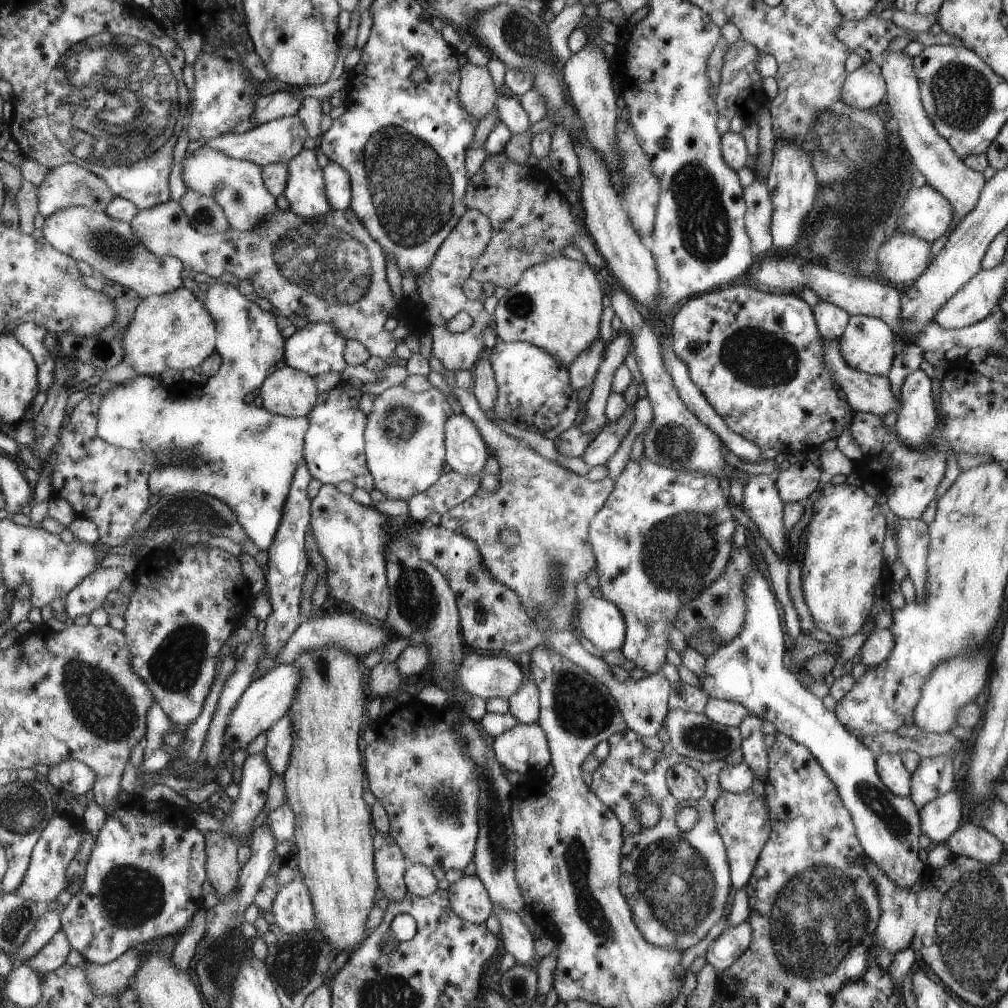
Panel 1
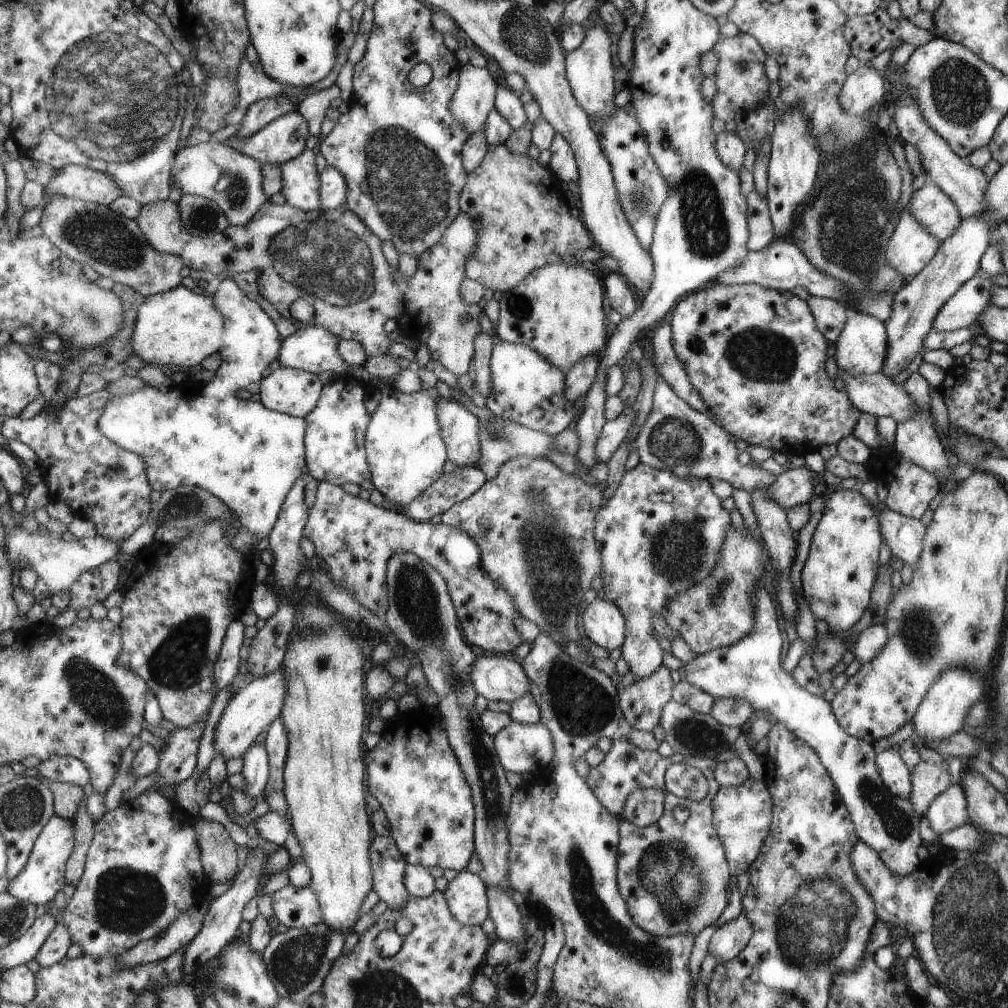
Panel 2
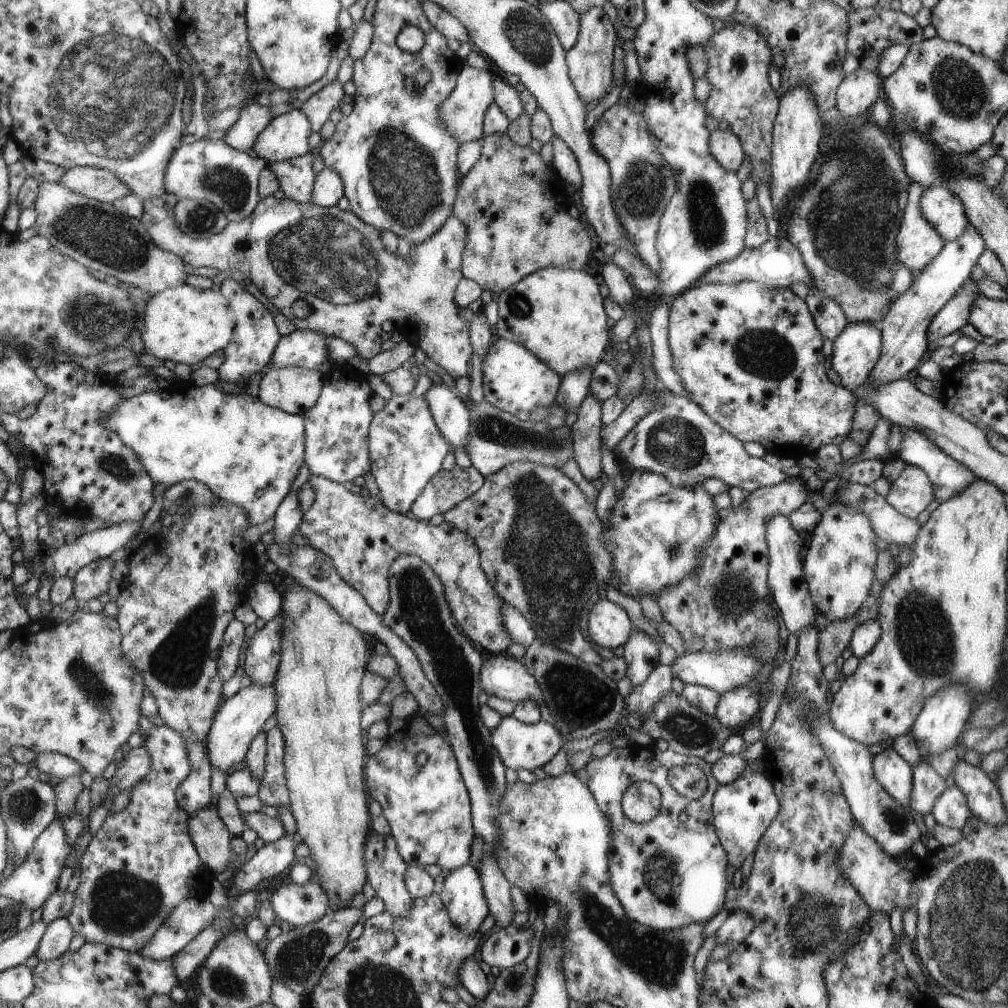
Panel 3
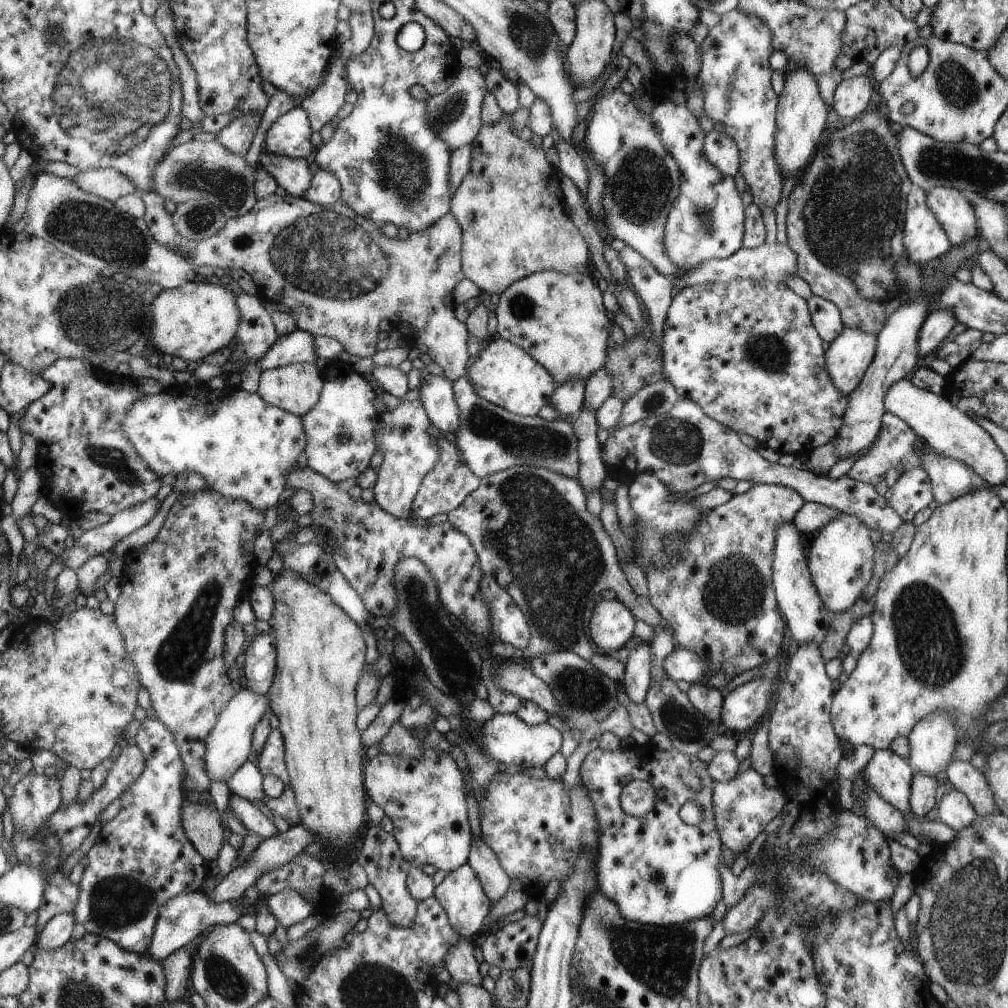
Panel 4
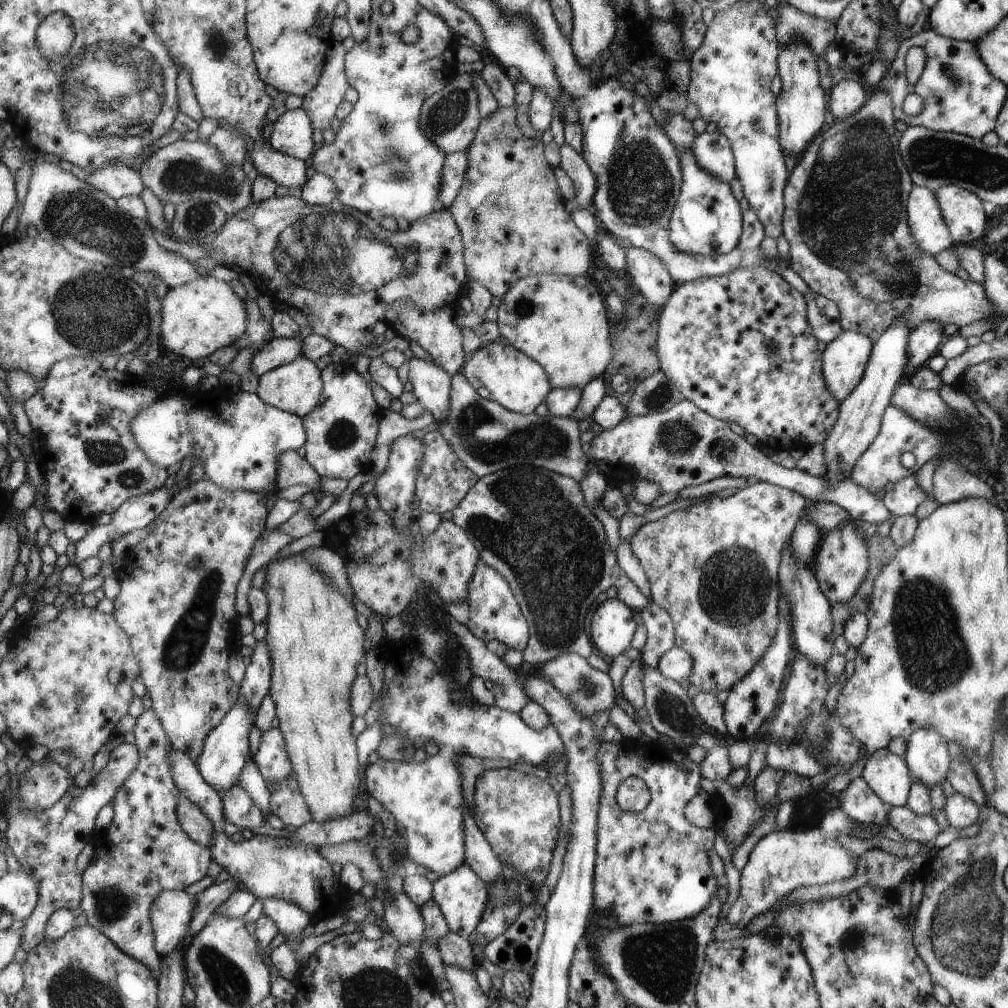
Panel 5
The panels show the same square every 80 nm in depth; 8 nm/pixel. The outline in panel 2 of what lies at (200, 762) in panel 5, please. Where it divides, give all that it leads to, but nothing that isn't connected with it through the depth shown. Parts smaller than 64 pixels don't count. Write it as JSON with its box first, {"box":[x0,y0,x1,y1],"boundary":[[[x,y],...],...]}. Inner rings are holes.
{"box":[212,666,286,762],"boundary":[[[282,666],[265,676],[248,679],[226,702],[215,724],[212,744],[215,755],[221,754],[224,762],[230,758],[241,758],[253,744],[255,736],[266,730],[275,717],[280,716],[285,698],[286,678]]]}

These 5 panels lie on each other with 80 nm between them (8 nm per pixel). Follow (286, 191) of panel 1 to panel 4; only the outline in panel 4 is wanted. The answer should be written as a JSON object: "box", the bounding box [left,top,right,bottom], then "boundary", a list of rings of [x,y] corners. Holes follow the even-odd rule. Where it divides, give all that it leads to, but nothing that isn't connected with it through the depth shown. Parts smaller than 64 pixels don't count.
{"box":[257,150,312,197],"boundary":[[[261,150],[257,164],[267,171],[275,179],[276,184],[285,189],[289,195],[302,197],[310,186],[312,175],[305,159],[275,156]]]}

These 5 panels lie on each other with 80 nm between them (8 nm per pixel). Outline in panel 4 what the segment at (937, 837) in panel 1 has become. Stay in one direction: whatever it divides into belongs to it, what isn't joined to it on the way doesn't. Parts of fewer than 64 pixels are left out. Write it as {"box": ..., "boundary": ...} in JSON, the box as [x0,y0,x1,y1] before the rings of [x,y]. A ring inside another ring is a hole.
{"box":[935,789,977,832],"boundary":[[[957,789],[949,790],[935,808],[938,816],[936,820],[950,826],[956,832],[970,825],[977,816],[970,799]]]}

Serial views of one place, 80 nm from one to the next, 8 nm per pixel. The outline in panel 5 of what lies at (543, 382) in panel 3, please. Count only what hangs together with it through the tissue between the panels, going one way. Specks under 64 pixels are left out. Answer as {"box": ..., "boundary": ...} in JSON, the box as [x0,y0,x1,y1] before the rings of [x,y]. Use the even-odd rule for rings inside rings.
{"box":[460,340,551,414],"boundary":[[[501,340],[479,346],[468,355],[460,371],[481,398],[495,401],[503,408],[519,414],[533,412],[537,404],[545,401],[546,394],[551,390],[543,367]]]}

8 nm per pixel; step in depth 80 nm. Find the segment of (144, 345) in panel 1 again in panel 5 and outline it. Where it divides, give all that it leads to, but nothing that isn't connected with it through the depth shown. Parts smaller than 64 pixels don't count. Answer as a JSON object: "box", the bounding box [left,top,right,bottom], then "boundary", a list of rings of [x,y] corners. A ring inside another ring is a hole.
{"box":[161,273,248,363],"boundary":[[[202,273],[194,281],[187,282],[183,286],[170,288],[166,297],[161,301],[161,332],[164,351],[171,351],[186,363],[205,362],[206,356],[218,348],[233,345],[242,336],[248,325],[246,306],[235,296],[229,282],[216,279]]]}

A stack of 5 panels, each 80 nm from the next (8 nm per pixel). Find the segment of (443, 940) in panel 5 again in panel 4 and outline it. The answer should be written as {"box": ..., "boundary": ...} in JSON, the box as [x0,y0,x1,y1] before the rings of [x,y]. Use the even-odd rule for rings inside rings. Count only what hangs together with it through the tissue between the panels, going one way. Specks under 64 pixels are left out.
{"box":[444,939,482,985],"boundary":[[[463,939],[445,956],[444,969],[450,974],[455,983],[468,982],[481,985],[482,976],[478,971],[478,963],[473,957],[473,943],[471,939]]]}

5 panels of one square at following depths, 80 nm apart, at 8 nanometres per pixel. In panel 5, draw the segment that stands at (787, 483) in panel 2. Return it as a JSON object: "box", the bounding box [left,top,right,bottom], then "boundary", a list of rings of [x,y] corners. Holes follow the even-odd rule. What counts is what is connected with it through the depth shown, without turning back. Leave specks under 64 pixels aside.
{"box":[630,481,807,699],"boundary":[[[757,481],[735,494],[726,498],[719,498],[716,493],[711,493],[699,499],[685,509],[674,510],[667,515],[641,525],[630,539],[630,547],[635,558],[643,567],[649,583],[649,599],[658,607],[663,608],[670,616],[674,628],[674,645],[687,651],[693,658],[693,669],[690,670],[685,692],[690,699],[697,693],[708,692],[716,695],[719,690],[728,691],[741,677],[745,677],[753,668],[755,662],[769,649],[773,641],[775,629],[778,626],[778,597],[779,597],[779,566],[780,555],[783,548],[790,542],[790,534],[794,530],[807,500],[800,494],[787,490],[785,487],[771,484],[770,482]]]}

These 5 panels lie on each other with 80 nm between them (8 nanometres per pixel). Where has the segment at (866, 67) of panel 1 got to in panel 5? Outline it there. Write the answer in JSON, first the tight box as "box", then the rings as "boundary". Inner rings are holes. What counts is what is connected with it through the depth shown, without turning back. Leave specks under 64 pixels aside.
{"box":[828,79,866,120],"boundary":[[[841,79],[828,93],[830,94],[828,112],[831,120],[844,119],[866,101],[863,84],[857,80]]]}

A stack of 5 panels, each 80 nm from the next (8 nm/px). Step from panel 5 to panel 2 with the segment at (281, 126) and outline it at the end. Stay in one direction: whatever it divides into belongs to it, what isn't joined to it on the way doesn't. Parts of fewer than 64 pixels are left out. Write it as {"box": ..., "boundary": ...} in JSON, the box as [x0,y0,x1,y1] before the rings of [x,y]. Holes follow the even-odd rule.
{"box":[223,109,308,165],"boundary":[[[296,109],[282,114],[247,138],[223,141],[262,165],[280,165],[297,157],[305,148],[308,122]]]}

